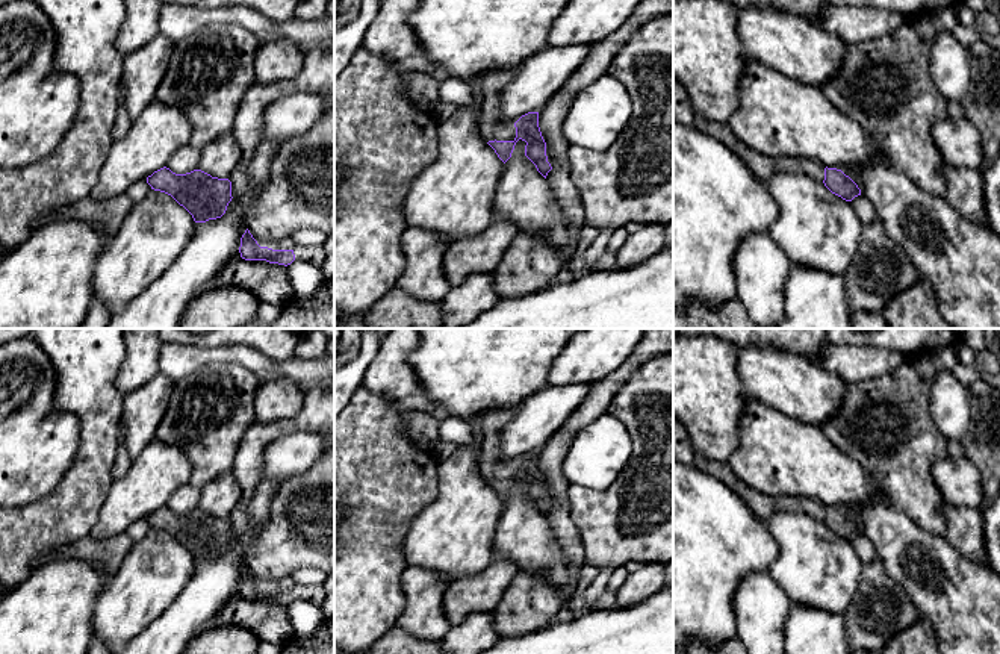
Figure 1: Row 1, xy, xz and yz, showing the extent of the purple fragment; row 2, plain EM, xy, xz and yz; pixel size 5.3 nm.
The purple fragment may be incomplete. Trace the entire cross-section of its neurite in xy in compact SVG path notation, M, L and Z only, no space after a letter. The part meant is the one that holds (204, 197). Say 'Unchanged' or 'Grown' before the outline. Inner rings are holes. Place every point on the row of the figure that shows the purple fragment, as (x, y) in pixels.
Unchanged. M163 167L148 176L147 183L151 189L171 195L195 223L221 218L233 198L228 179L212 177L201 170L175 174Z

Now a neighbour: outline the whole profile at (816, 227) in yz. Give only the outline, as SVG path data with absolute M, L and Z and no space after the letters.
M776 173L766 182L778 204L778 218L769 235L788 256L791 263L844 276L861 244L862 223L852 203L832 194L823 182L803 173Z

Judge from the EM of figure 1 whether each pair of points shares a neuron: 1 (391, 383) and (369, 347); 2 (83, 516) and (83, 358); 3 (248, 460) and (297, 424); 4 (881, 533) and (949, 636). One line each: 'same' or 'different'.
1: different
2: same
3: same
4: same

